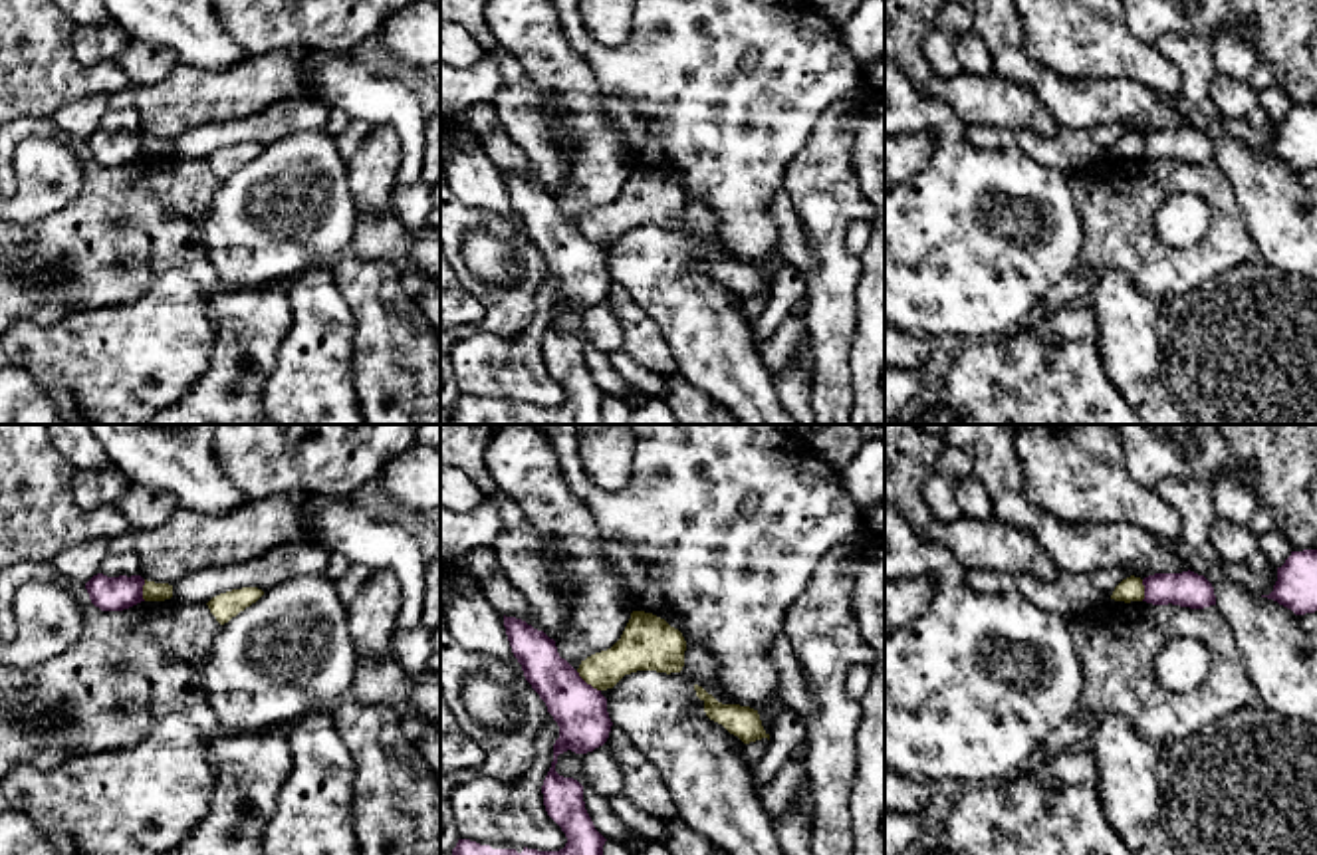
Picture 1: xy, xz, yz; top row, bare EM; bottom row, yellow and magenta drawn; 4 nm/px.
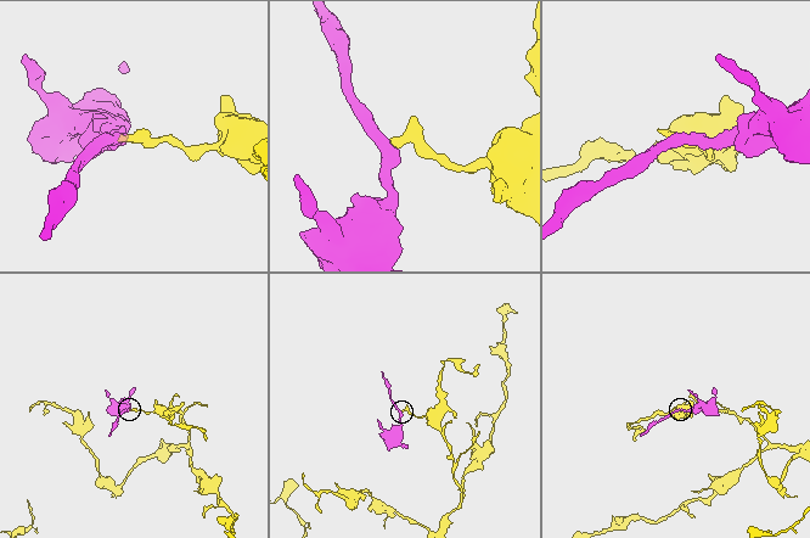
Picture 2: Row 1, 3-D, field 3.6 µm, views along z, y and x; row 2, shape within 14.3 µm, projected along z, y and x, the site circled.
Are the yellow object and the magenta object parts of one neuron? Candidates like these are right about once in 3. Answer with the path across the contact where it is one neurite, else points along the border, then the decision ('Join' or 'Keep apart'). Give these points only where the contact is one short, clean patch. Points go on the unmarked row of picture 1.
Boundary: xz (576, 227), (599, 246). Keep apart

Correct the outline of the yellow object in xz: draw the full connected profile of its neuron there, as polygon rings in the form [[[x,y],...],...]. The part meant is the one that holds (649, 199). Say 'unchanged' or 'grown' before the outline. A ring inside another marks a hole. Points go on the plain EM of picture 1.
unchanged | [[[633,167],[621,194],[607,206],[581,216],[579,232],[597,246],[613,244],[637,226],[680,228],[686,196],[664,175]]]

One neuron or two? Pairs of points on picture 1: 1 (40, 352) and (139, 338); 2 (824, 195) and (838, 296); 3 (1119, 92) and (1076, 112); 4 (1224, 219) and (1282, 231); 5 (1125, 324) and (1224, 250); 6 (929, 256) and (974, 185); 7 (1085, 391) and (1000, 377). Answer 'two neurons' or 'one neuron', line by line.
1: one neuron
2: one neuron
3: one neuron
4: two neurons
5: two neurons
6: one neuron
7: one neuron

